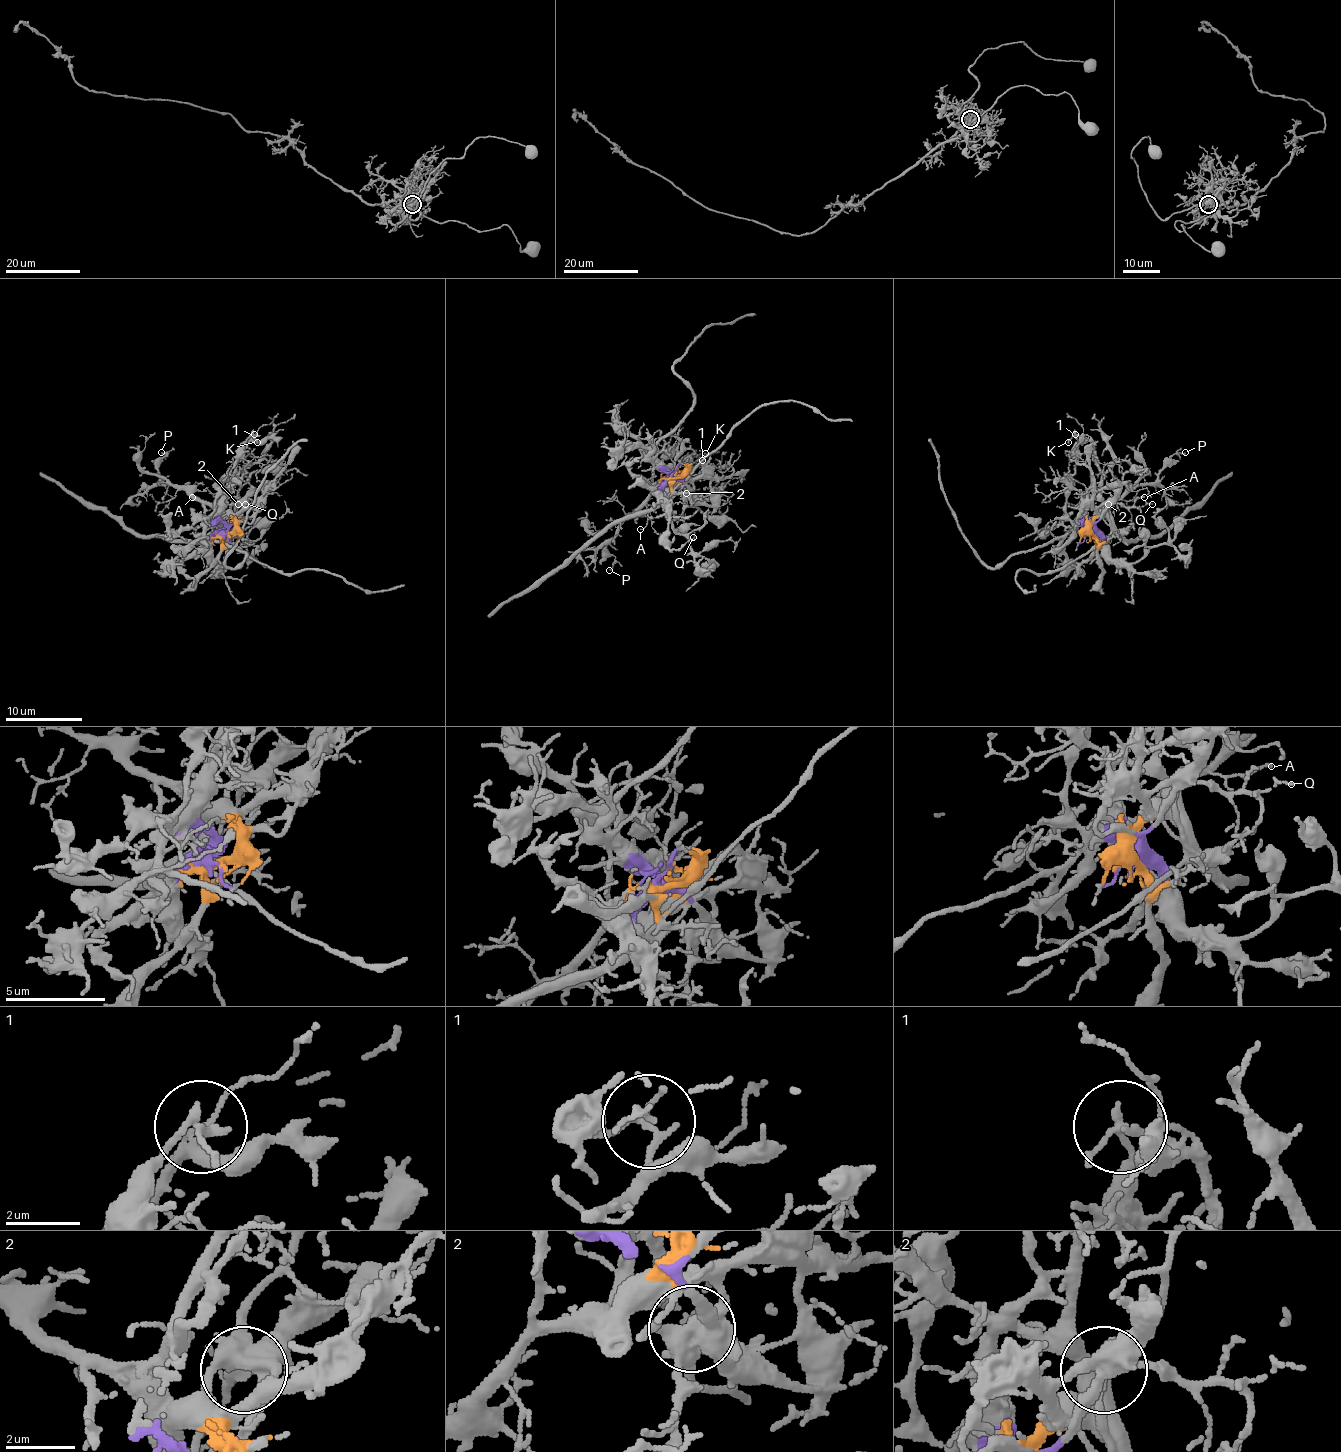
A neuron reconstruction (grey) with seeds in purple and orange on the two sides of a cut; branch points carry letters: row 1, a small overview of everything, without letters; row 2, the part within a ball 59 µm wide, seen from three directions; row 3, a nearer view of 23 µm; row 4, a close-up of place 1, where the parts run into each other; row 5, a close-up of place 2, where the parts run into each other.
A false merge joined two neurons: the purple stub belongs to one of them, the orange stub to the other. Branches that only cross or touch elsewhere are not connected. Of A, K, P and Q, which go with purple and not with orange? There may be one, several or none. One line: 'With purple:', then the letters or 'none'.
With purple: none

